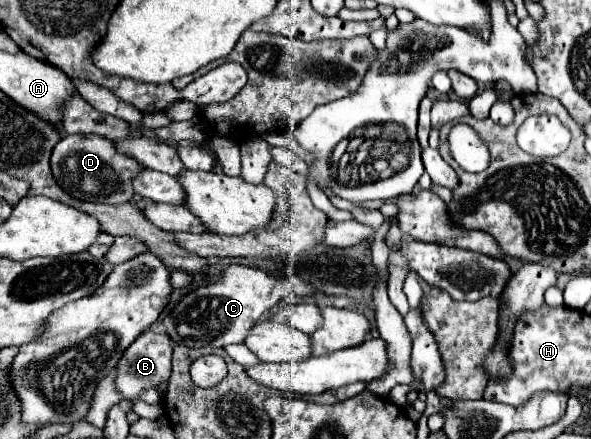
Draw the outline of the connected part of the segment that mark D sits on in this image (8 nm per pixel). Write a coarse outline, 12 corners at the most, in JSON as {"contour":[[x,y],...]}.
{"contour":[[95,134],[63,136],[55,182],[73,198],[123,204],[141,170]]}

